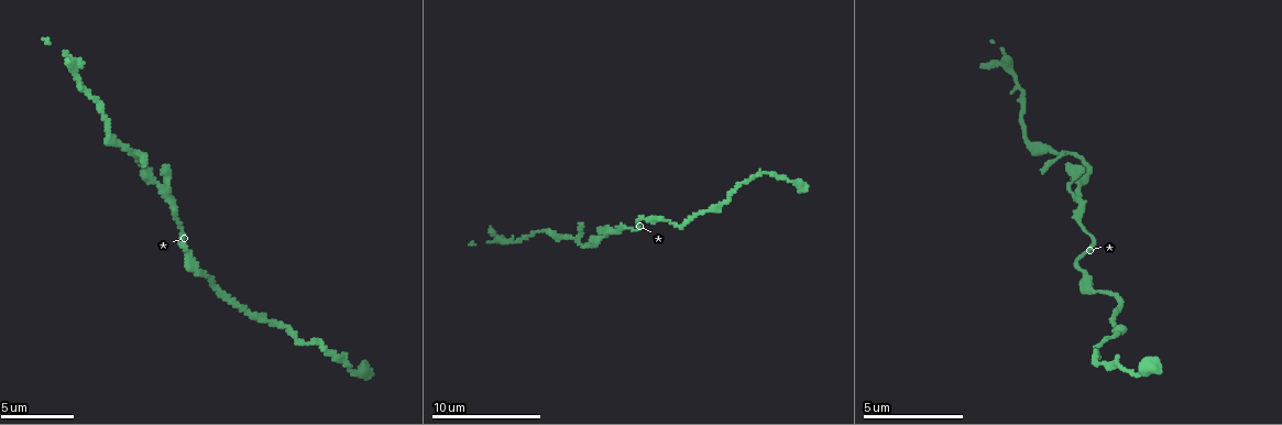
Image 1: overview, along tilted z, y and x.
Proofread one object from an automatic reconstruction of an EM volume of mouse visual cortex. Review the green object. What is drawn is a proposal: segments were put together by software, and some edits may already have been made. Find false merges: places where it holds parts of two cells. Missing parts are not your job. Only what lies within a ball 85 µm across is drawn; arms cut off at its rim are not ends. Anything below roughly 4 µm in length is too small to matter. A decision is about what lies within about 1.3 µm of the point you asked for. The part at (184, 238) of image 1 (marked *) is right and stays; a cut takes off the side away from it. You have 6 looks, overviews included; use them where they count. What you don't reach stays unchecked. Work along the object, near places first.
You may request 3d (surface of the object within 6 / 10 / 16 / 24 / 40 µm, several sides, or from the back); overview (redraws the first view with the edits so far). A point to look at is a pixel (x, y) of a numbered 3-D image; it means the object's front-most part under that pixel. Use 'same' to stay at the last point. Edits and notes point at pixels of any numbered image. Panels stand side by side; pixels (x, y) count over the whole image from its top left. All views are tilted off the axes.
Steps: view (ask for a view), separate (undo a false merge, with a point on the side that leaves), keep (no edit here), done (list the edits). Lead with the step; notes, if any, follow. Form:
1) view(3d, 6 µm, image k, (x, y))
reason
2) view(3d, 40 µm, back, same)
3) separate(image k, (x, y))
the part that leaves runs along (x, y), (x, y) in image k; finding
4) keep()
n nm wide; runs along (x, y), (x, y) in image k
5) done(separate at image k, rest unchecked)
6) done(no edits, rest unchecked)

view(3d, 10 µm, image 1, (1081, 224))
sudden change in width

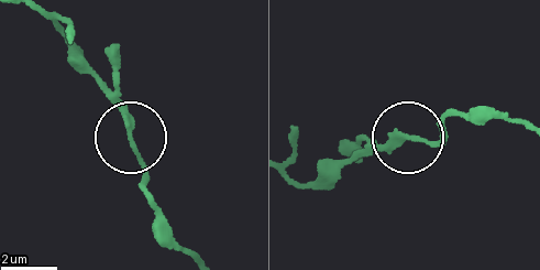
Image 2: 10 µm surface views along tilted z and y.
view(3d, 10 µm, back, image 2, (405, 136))

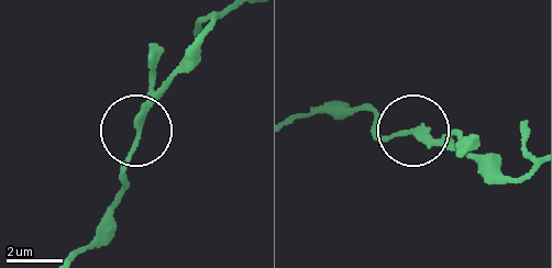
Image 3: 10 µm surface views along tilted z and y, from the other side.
keep()
200 nm wide; runs along (120, 178), (157, 44) in image 3; one cell here

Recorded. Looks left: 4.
view(3d, 10 µm, image 1, (205, 276))
narrows sharply

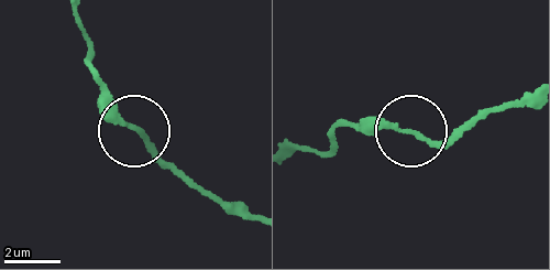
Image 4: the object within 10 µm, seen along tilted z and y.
view(3d, 6 µm, image 4, (133, 128))

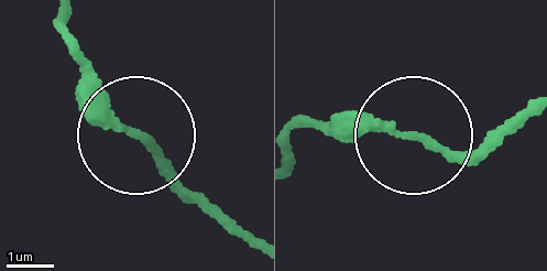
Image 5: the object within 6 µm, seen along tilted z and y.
keep()
runs along (68, 19), (81, 69), (204, 212) in image 5; continuous, no second cell

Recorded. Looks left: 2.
view(3d, 16 µm, image 1, (1110, 335))
calibre changes

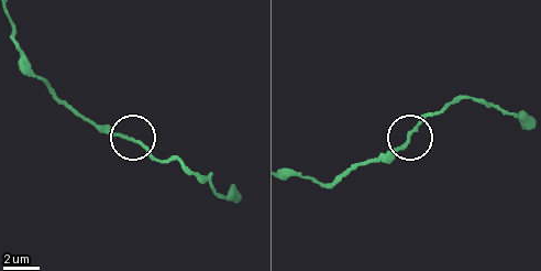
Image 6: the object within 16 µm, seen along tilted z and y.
view(3d, 6 µm, image 6, (408, 138))
closer look

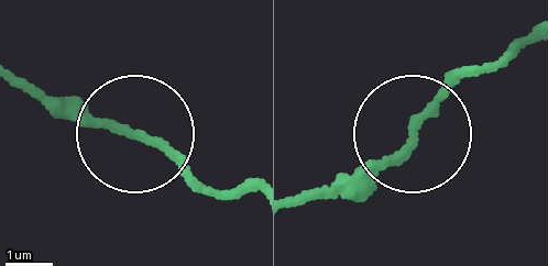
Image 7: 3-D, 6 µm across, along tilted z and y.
keep()
runs along (294, 200), (364, 172), (489, 65) in image 7; one cell here

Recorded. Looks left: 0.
done(no edits, rest unchecked)

